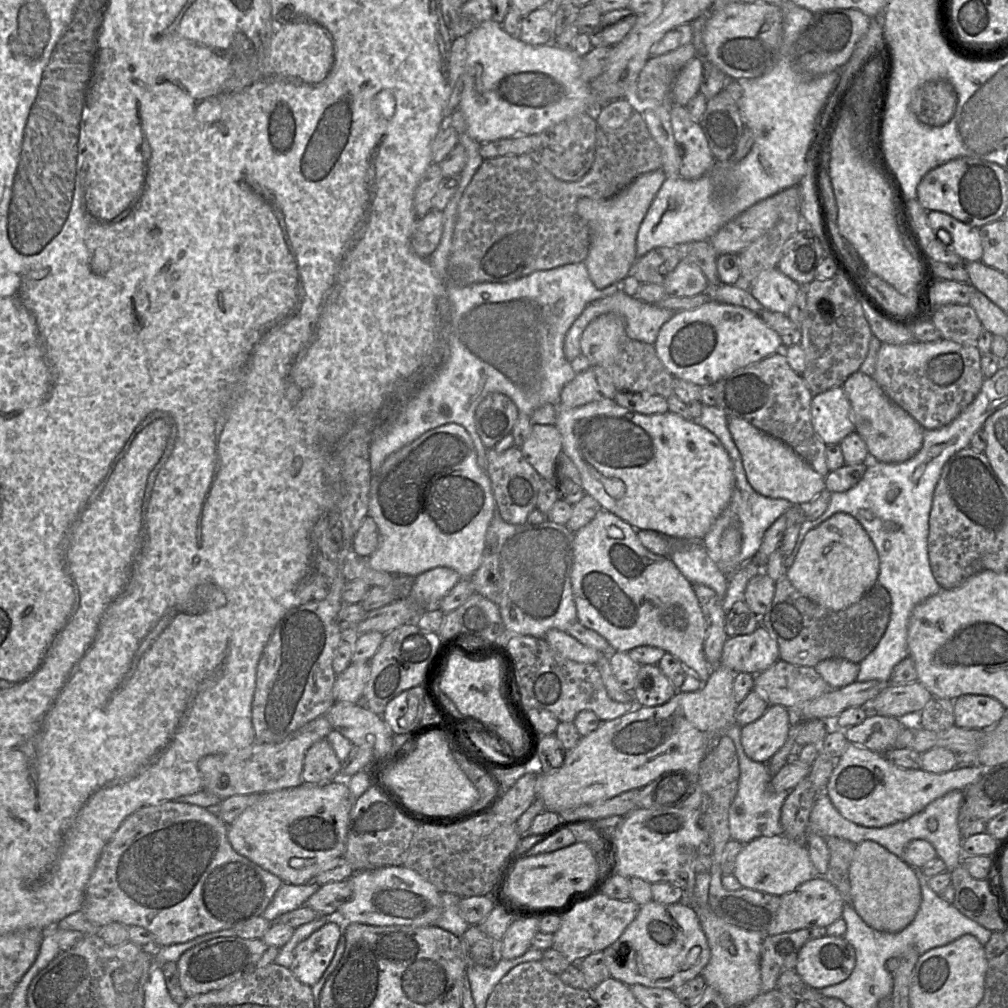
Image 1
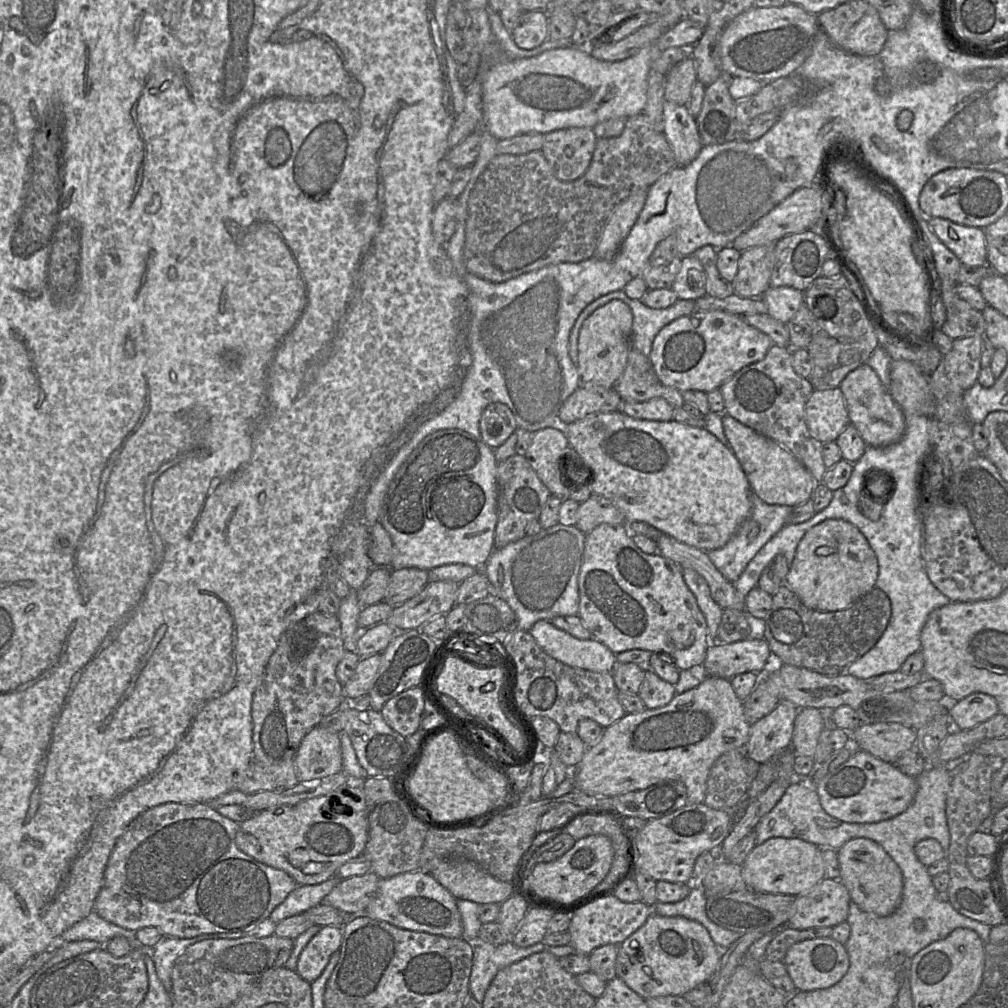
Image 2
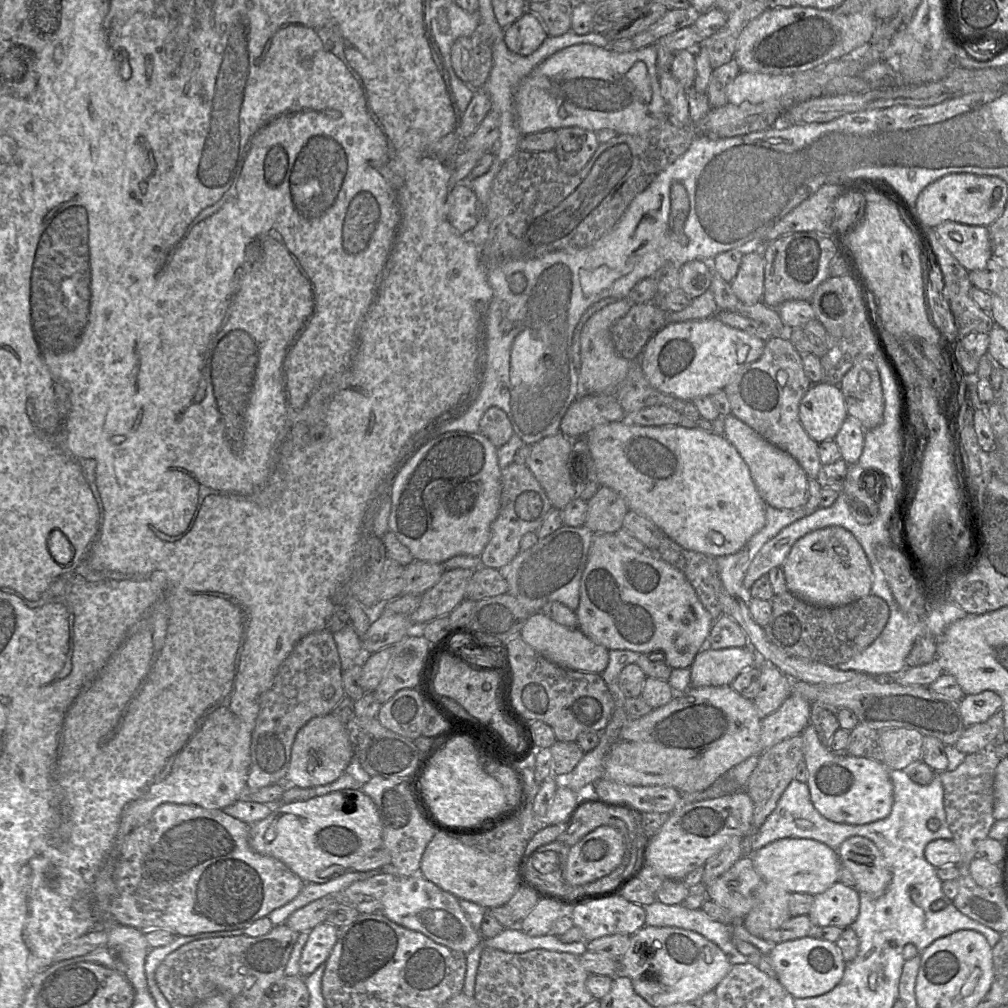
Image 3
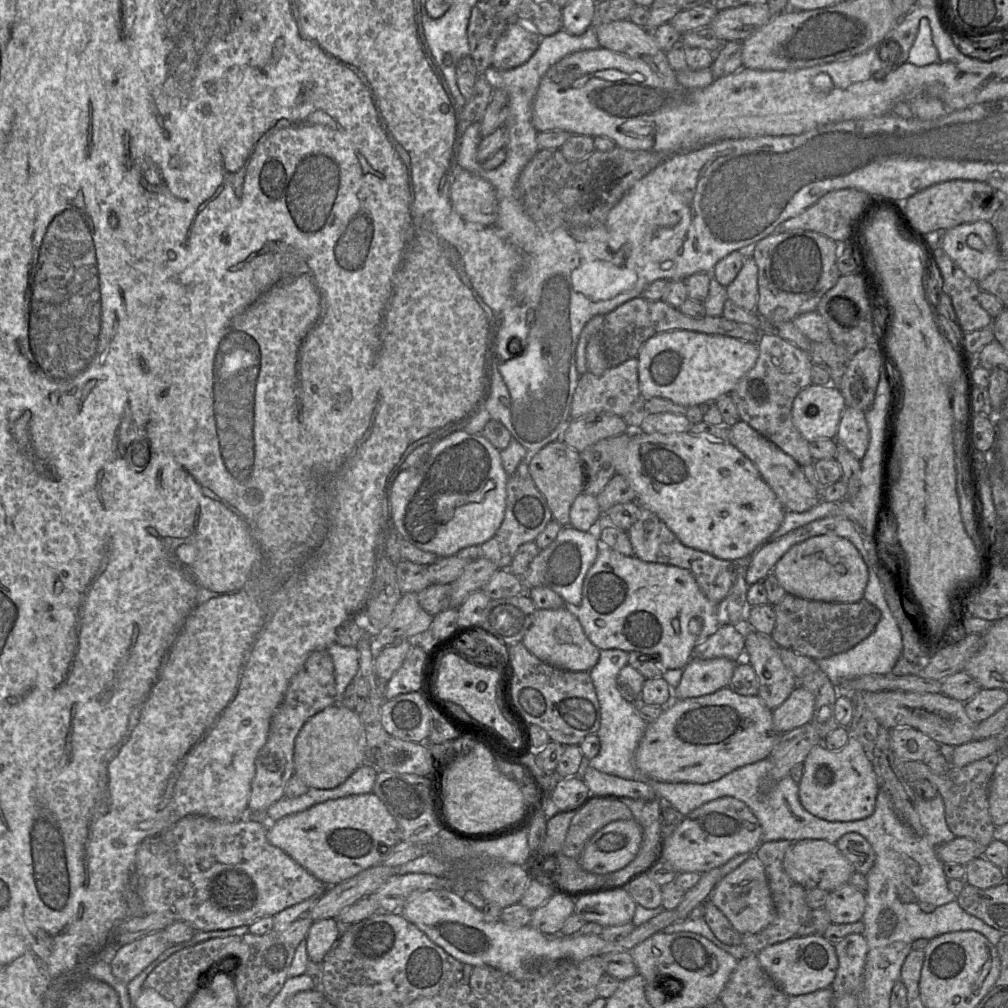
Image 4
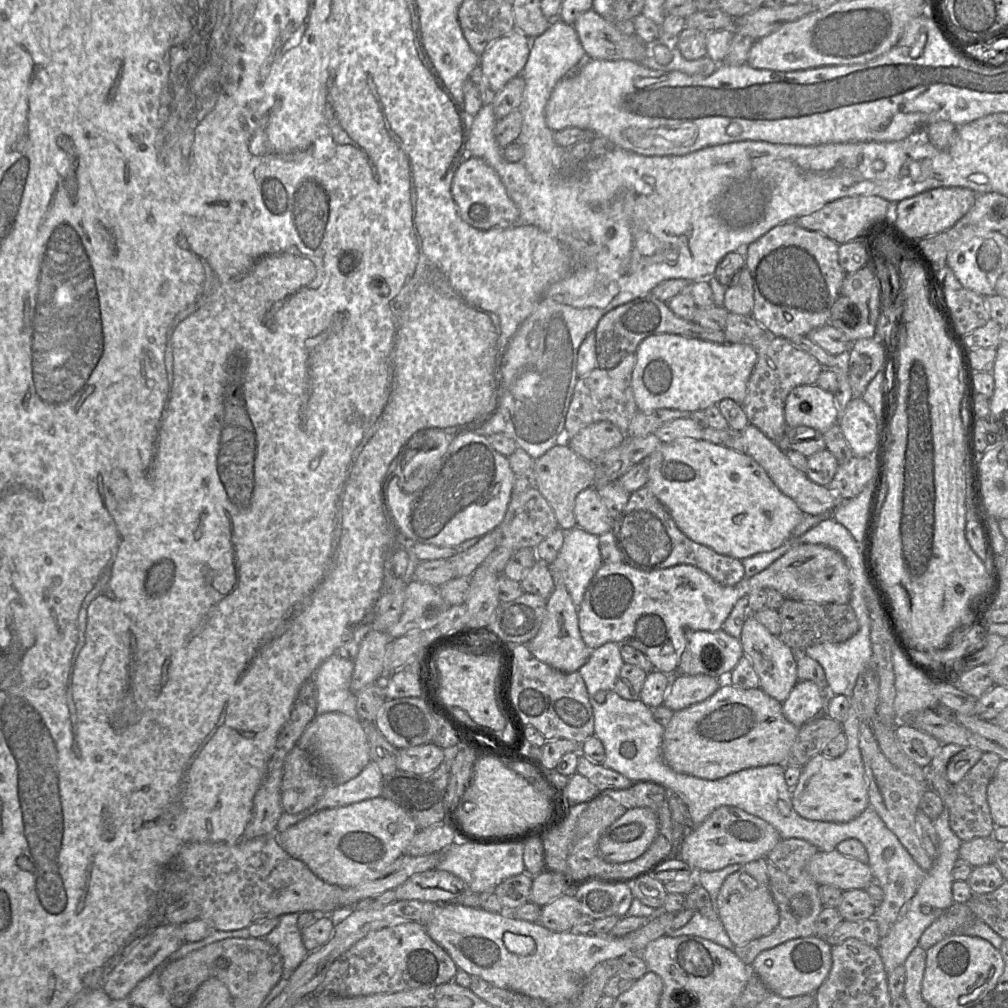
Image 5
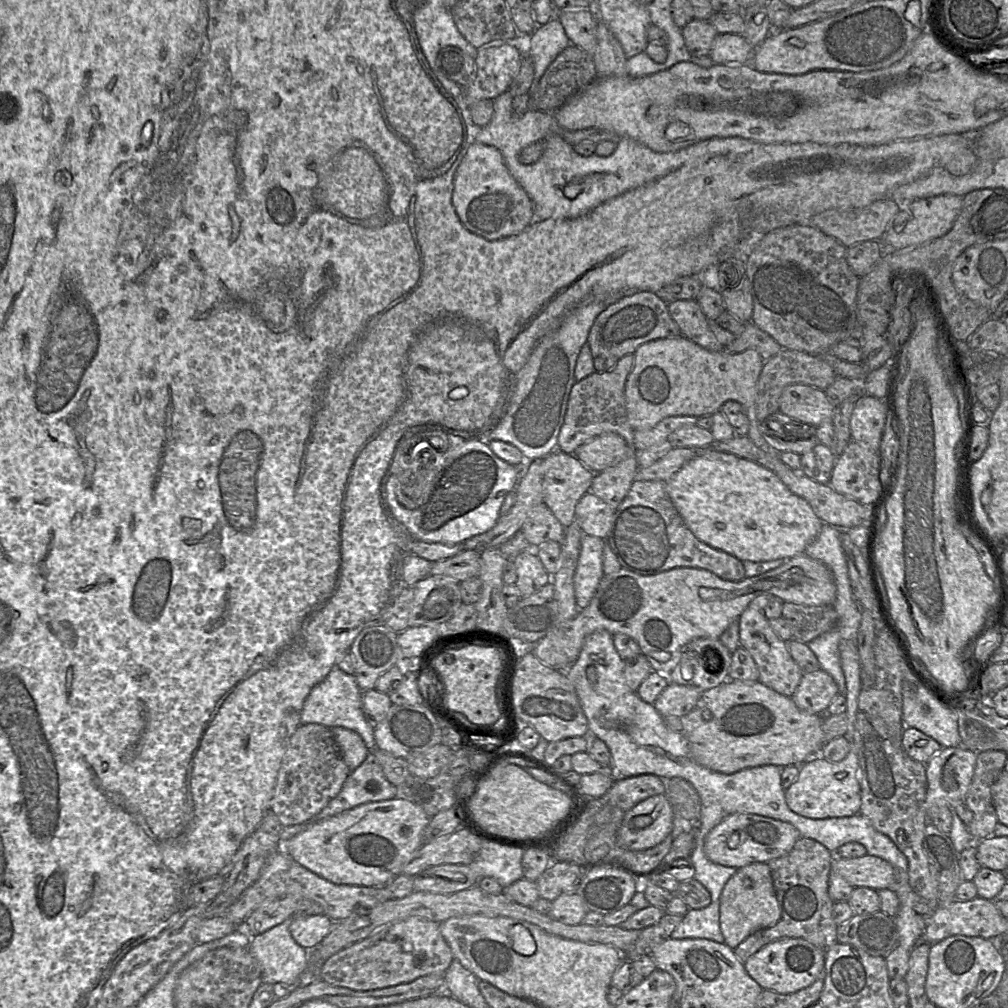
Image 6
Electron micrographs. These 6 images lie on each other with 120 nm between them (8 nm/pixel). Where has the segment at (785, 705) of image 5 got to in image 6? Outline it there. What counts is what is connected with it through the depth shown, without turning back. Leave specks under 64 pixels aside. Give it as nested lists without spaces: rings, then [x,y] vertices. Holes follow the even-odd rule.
[[[819,669],[803,675],[791,698],[801,711],[823,715],[838,694],[839,689],[835,680],[830,674]]]

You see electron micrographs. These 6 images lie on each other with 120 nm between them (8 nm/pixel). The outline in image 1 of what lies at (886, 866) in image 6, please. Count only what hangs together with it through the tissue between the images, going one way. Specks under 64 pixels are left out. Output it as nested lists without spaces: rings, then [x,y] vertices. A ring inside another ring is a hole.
[[[784,835],[759,837],[744,844],[736,857],[733,876],[744,888],[783,896],[817,876],[807,847],[800,846]]]

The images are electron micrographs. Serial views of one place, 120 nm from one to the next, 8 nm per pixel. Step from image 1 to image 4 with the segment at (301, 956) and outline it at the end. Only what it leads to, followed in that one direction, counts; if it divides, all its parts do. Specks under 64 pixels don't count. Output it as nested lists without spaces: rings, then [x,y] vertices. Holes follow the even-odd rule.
[[[337,919],[314,921],[305,937],[308,958],[313,963],[322,963],[327,953],[337,942],[342,931]]]

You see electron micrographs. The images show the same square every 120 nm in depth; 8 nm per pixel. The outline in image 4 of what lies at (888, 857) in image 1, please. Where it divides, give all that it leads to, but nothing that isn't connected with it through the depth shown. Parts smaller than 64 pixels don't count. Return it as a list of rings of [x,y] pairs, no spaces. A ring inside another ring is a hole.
[[[847,833],[837,841],[836,846],[852,864],[854,871],[866,876],[875,861],[870,843],[858,833]]]

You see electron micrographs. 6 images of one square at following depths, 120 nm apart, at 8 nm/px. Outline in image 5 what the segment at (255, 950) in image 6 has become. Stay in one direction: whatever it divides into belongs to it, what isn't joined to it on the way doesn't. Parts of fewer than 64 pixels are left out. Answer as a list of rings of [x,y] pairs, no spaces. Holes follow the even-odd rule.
[[[287,913],[279,917],[278,925],[265,936],[265,940],[275,946],[283,961],[284,976],[291,974],[308,955],[308,950],[305,948],[300,929],[298,928],[299,913]]]

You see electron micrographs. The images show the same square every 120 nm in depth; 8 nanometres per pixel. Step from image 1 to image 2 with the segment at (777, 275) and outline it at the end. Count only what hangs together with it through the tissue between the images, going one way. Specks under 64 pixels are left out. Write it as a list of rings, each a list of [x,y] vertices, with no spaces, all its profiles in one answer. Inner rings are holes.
[[[769,287],[761,298],[767,306],[767,313],[784,324],[805,304],[804,292],[791,287]]]

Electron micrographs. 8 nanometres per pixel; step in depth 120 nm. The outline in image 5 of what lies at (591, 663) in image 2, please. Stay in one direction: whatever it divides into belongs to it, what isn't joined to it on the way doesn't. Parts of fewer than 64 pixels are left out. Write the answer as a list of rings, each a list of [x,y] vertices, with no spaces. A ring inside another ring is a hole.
[[[556,584],[553,592],[547,599],[546,613],[537,635],[527,644],[530,652],[541,662],[565,673],[578,671],[589,659],[591,649],[583,641],[579,630],[578,607],[567,591],[564,584]]]

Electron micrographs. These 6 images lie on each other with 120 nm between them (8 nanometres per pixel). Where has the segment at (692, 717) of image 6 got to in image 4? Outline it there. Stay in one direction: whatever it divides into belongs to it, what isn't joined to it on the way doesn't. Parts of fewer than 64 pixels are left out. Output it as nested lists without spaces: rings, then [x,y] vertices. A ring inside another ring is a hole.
[[[730,687],[684,700],[673,699],[653,722],[648,723],[635,752],[638,770],[652,780],[667,783],[706,784],[730,772],[767,759],[782,734],[773,729],[772,711],[756,696],[743,696]]]

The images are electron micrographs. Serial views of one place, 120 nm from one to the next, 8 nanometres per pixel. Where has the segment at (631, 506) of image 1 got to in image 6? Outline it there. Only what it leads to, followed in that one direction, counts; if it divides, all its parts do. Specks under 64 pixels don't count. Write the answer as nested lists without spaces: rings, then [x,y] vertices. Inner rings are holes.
[[[713,448],[701,452],[667,480],[666,491],[684,523],[696,538],[742,562],[790,559],[802,554],[816,539],[823,526],[823,522],[810,504],[792,493],[771,470],[748,459]]]

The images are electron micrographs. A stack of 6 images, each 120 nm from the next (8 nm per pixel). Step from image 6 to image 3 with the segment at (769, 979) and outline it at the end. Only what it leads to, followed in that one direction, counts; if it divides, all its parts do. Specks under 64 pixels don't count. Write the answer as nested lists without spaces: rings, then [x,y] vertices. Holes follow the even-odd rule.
[[[809,936],[774,945],[768,958],[775,977],[794,999],[817,997],[831,991],[840,982],[846,966],[835,943]]]

